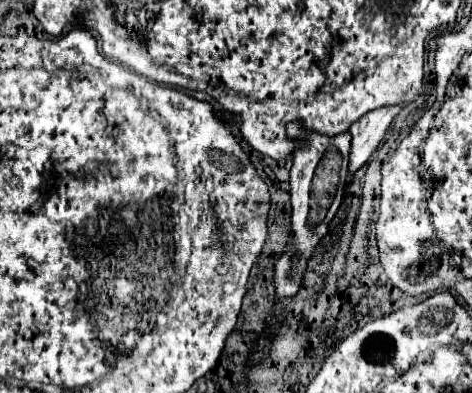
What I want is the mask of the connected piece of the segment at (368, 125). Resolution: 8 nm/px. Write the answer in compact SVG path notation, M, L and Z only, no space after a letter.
M399 103L393 107L381 107L377 111L365 113L357 123L349 127L353 135L353 147L349 155L349 175L353 175L371 157L375 147L381 143L389 123L399 111L401 111Z

